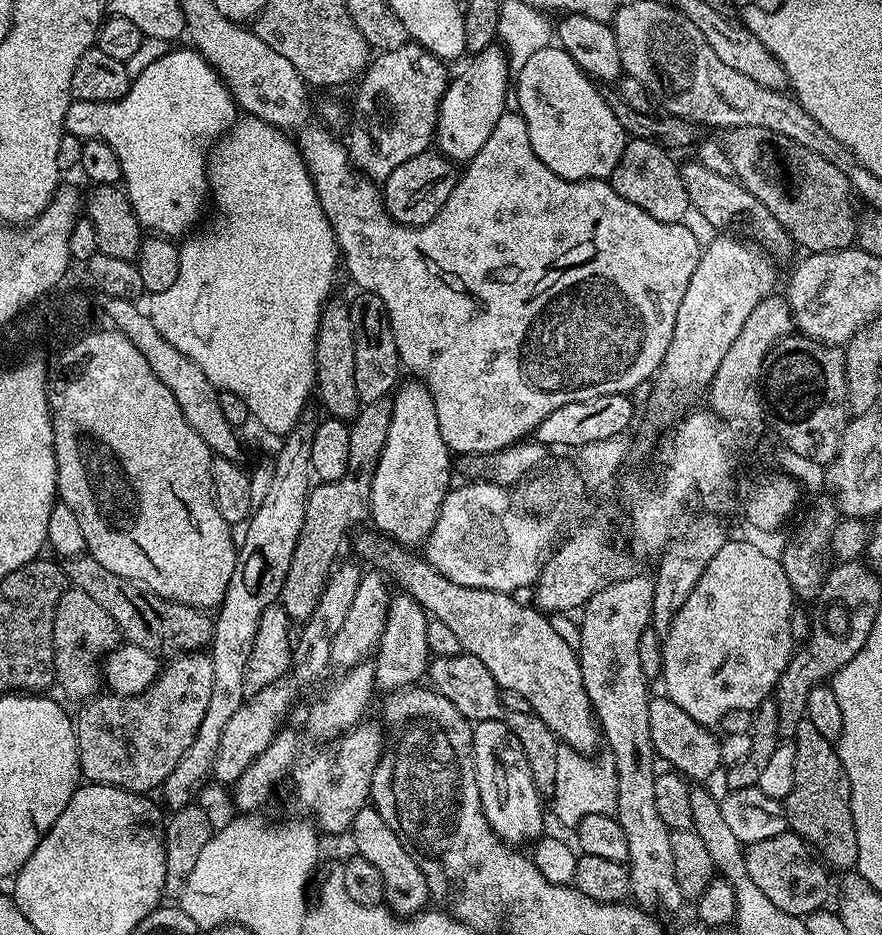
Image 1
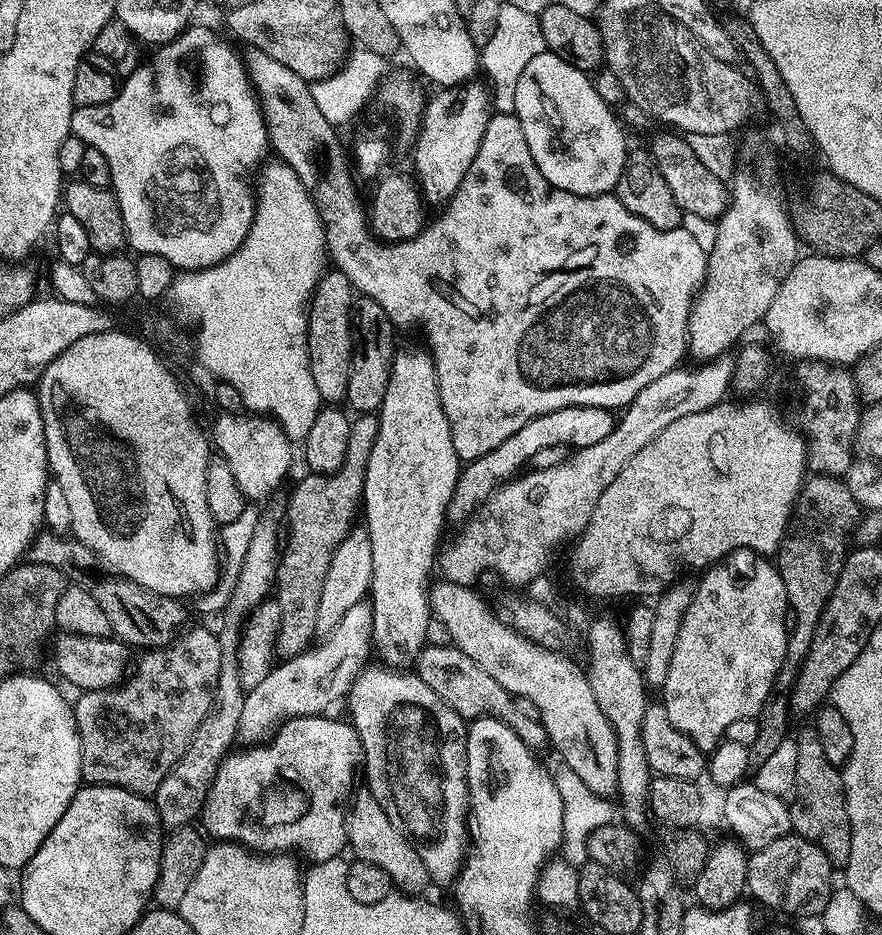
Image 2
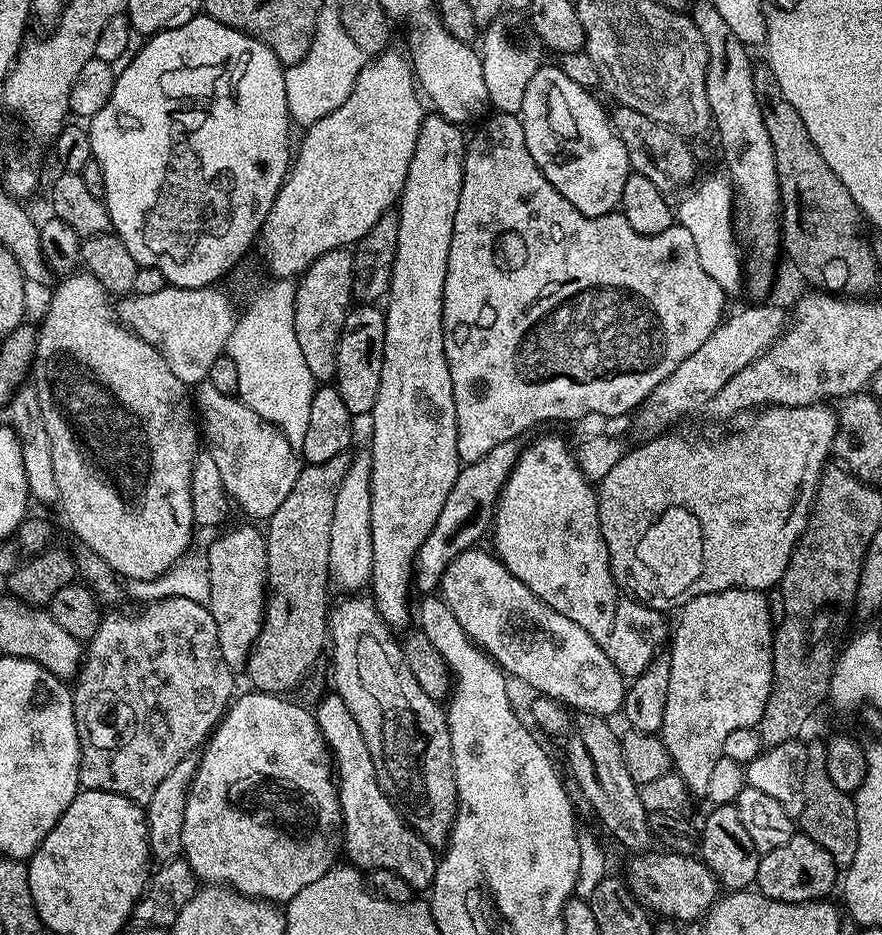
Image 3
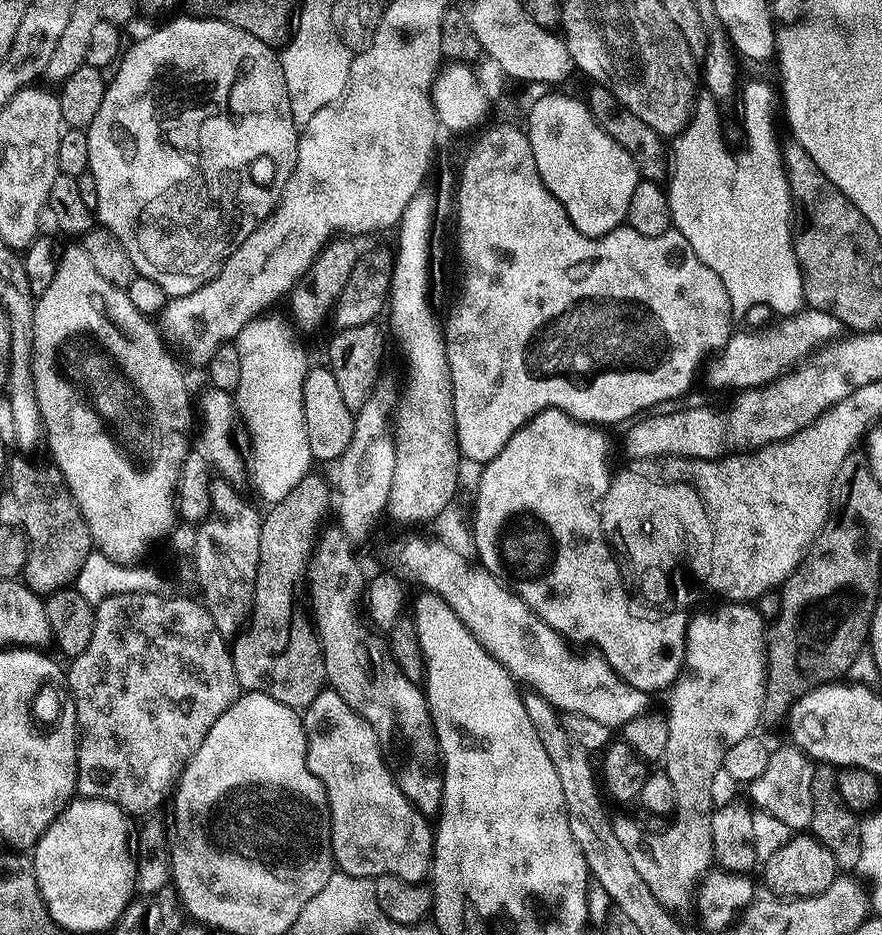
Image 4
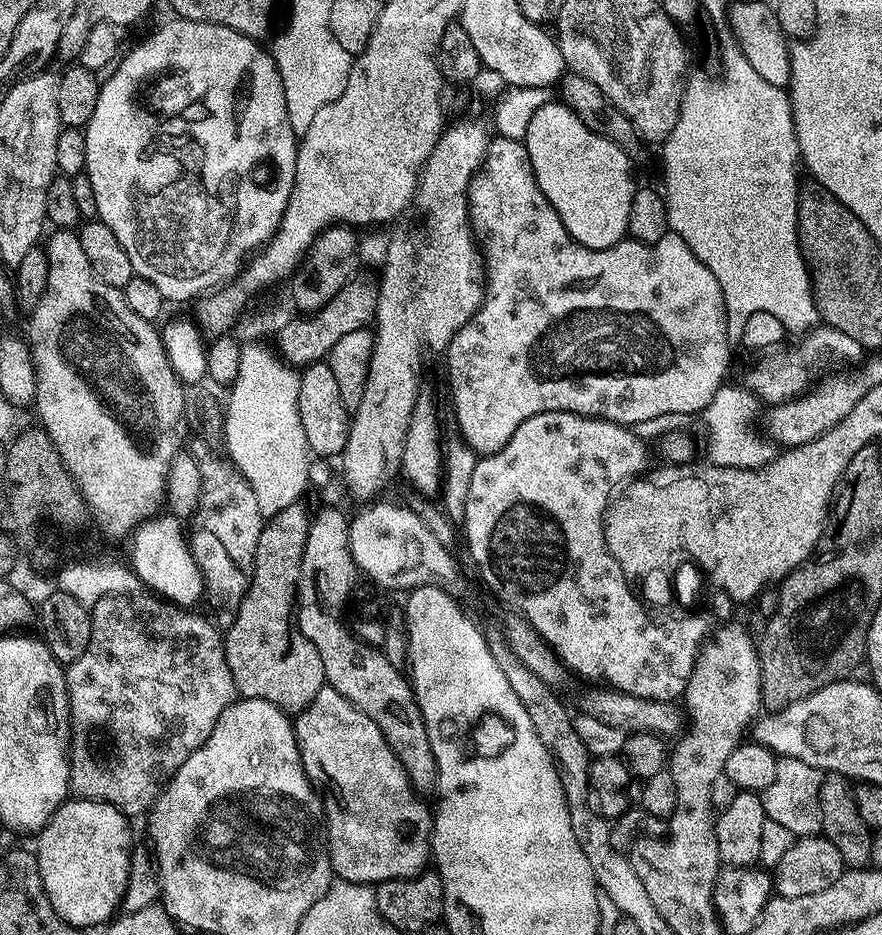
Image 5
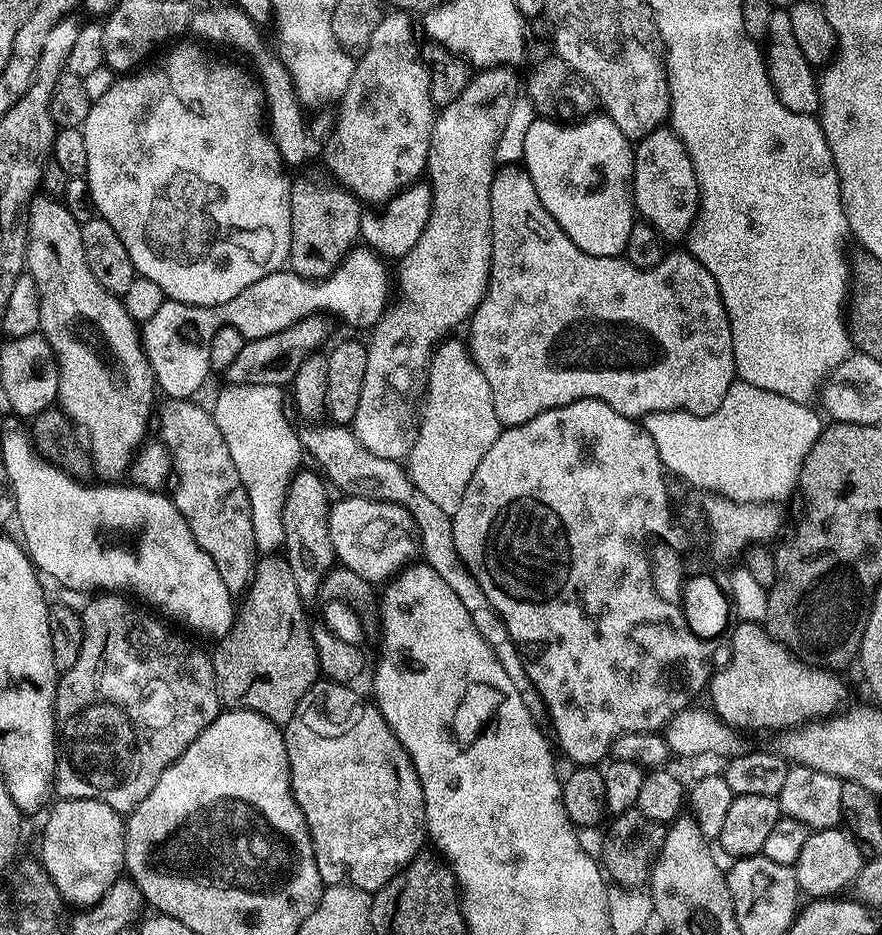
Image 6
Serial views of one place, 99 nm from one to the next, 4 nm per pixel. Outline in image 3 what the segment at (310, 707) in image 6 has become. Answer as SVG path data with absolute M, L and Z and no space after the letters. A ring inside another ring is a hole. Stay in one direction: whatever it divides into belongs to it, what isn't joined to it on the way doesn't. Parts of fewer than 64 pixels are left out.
M329 694L317 708L314 708L314 715L320 727L320 732L324 736L324 741L328 744L331 759L334 761L334 779L336 788L340 791L340 809L344 819L342 848L346 856L348 852L349 857L347 856L347 859L360 870L371 870L373 868L394 870L394 874L398 874L414 890L420 890L420 888L424 888L424 890L431 889L432 879L436 873L438 863L437 853L404 821L399 808L382 790L382 786L376 777L378 761L370 758L366 738L362 738L362 730L358 730L358 722L354 722L354 714L350 714L346 702L342 702L340 696Z

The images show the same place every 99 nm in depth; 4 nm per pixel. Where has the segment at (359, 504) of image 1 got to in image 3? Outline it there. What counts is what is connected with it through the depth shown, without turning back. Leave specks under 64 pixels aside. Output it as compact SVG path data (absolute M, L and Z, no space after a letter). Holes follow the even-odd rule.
M352 456L330 458L318 467L301 467L293 489L282 506L266 520L268 586L262 630L248 655L246 676L257 691L284 694L298 685L316 664L329 639L330 522L334 522L334 498Z

